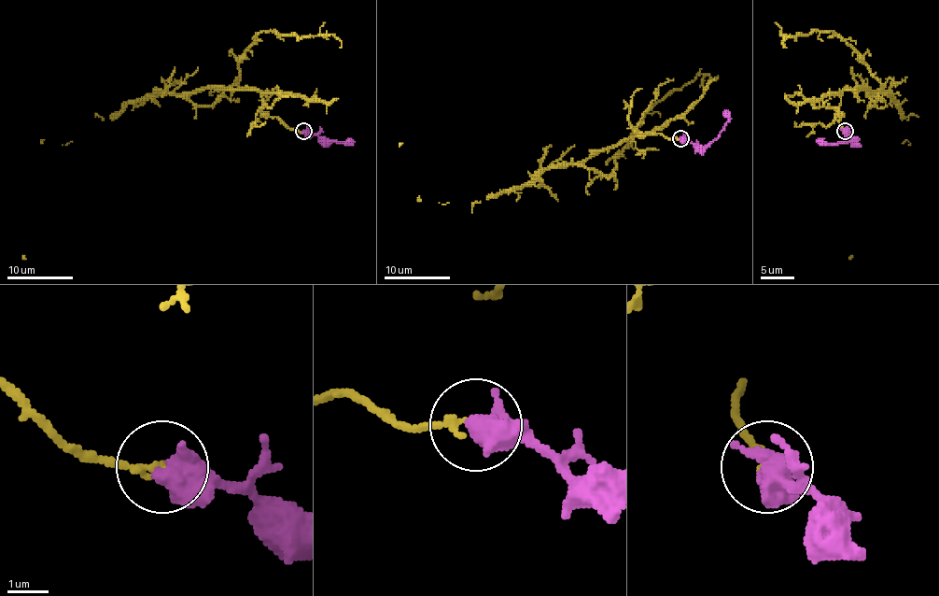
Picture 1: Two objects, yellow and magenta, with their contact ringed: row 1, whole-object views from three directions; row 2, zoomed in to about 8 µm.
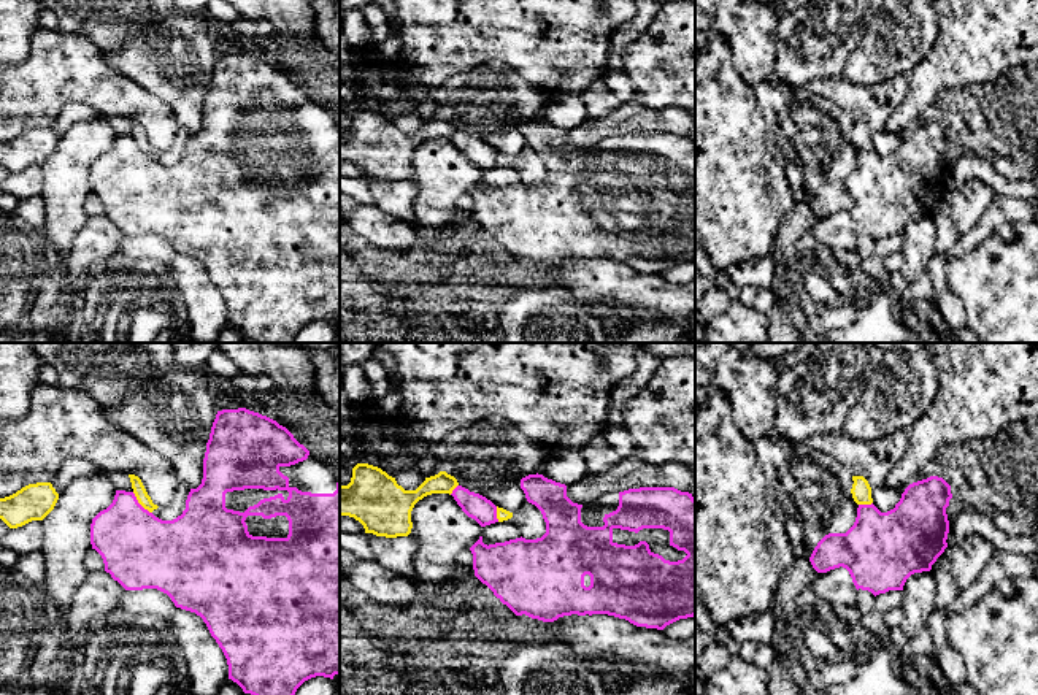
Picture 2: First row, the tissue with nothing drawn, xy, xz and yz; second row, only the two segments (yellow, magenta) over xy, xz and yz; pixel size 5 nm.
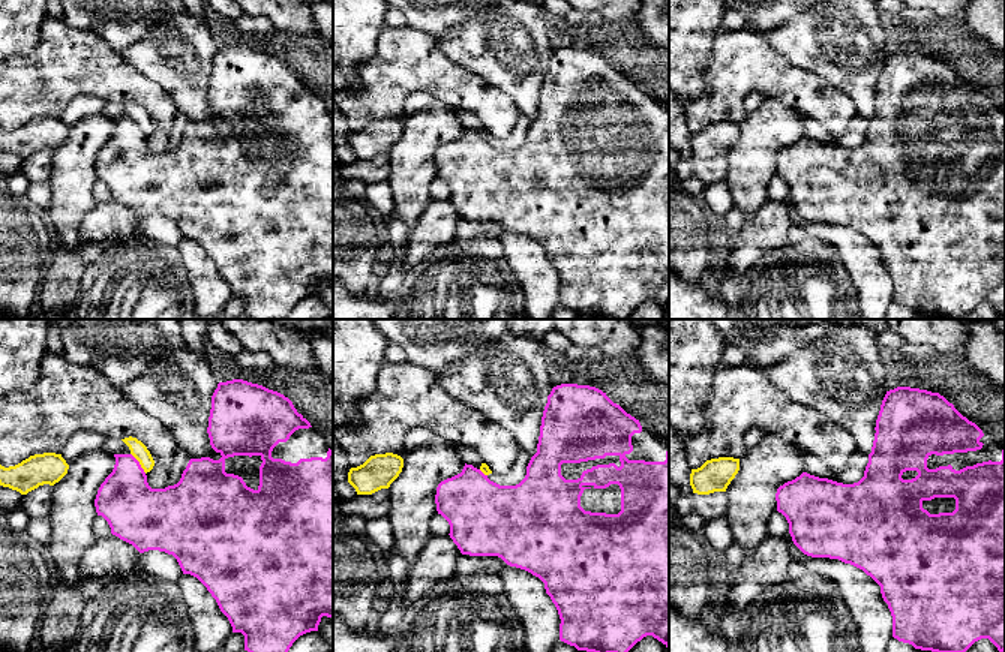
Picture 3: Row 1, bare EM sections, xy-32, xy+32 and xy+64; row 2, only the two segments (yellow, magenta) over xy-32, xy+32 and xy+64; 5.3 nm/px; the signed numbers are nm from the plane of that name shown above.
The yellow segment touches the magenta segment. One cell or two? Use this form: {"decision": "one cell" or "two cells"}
{"decision": "two cells"}

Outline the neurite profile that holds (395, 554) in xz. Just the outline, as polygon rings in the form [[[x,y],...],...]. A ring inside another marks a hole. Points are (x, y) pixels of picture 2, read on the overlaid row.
[[[367,533],[370,547],[375,551],[375,560],[384,568],[416,581],[413,555],[417,551],[417,541],[413,536],[386,538]]]

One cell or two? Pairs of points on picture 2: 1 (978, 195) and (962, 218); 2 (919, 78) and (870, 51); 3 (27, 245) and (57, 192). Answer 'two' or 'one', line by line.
1: one
2: two
3: two

